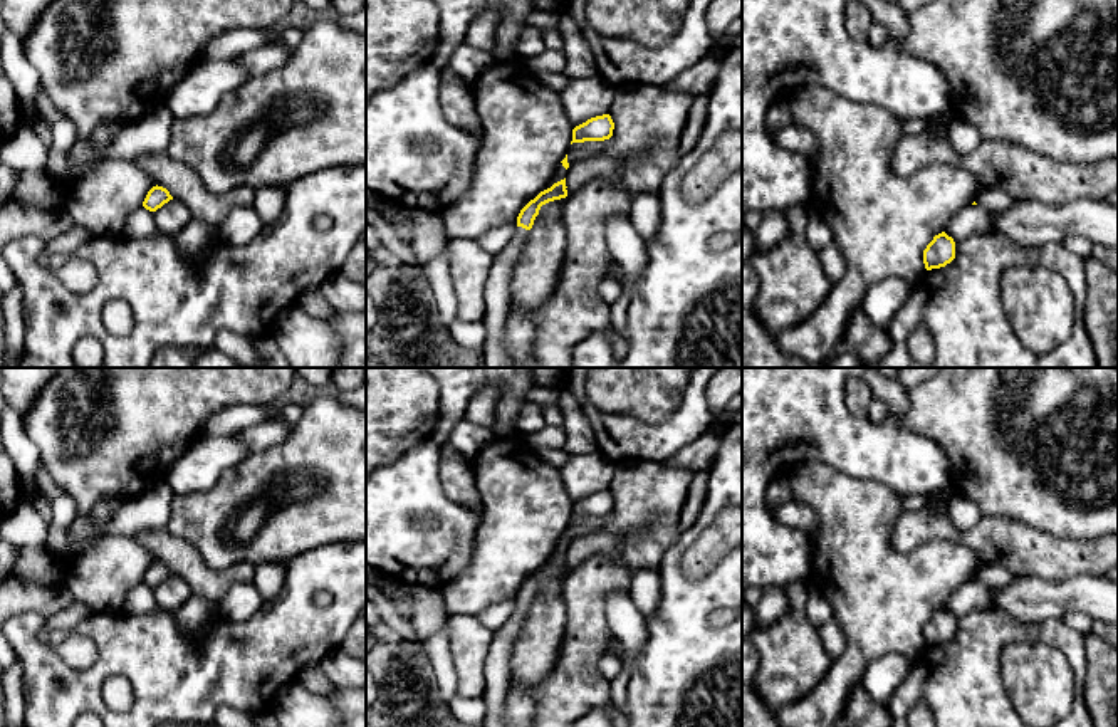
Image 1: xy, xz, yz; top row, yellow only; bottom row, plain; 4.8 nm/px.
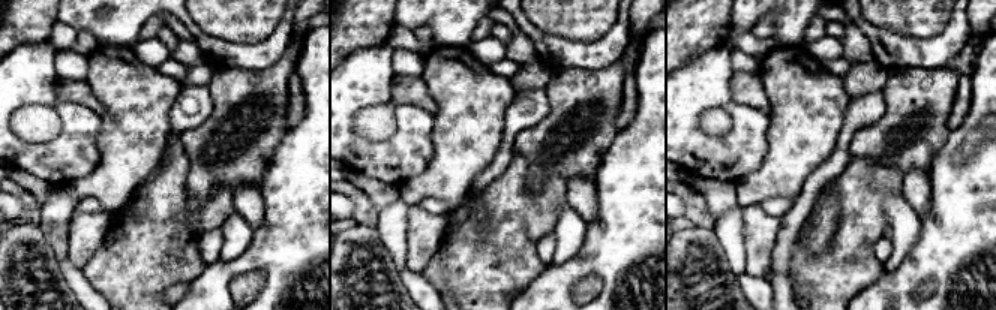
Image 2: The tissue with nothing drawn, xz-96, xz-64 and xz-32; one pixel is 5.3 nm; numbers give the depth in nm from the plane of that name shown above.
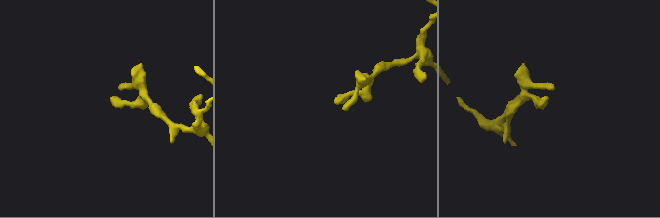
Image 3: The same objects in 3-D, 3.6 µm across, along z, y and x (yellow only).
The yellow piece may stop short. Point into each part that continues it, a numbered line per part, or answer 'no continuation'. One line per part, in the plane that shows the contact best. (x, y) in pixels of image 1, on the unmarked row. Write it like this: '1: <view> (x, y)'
1: xz (497, 674)

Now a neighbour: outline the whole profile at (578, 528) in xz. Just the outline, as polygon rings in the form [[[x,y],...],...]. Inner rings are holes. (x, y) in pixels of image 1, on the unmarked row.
[[[611,514],[604,517],[584,517],[584,519],[572,519],[567,527],[567,539],[569,542],[596,532],[598,529],[604,527],[611,520]]]

